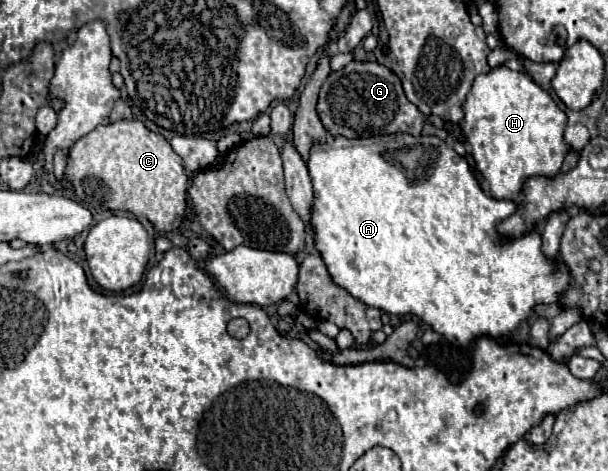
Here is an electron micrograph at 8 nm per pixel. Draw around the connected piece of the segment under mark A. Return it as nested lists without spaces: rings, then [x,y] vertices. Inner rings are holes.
[[[386,134],[386,136],[368,136],[368,138],[354,138],[348,140],[346,136],[332,136],[330,142],[314,142],[310,148],[310,160],[308,160],[308,170],[310,170],[310,180],[314,188],[314,200],[312,200],[312,218],[310,226],[314,230],[314,248],[320,252],[324,258],[324,264],[328,268],[328,274],[332,276],[332,282],[344,290],[348,290],[354,298],[360,302],[372,306],[372,308],[382,308],[388,314],[414,314],[432,330],[440,332],[448,340],[458,340],[462,346],[468,346],[474,338],[478,336],[506,336],[518,328],[522,320],[528,320],[532,316],[532,308],[536,304],[550,304],[558,302],[558,298],[566,292],[570,284],[570,276],[564,274],[550,262],[542,250],[540,250],[540,234],[538,230],[528,232],[526,236],[518,240],[502,240],[496,234],[496,224],[504,218],[508,218],[514,210],[516,204],[510,200],[492,200],[486,196],[476,182],[474,174],[468,168],[468,162],[454,152],[452,146],[448,146],[444,140],[436,136],[412,136],[412,134]]]

